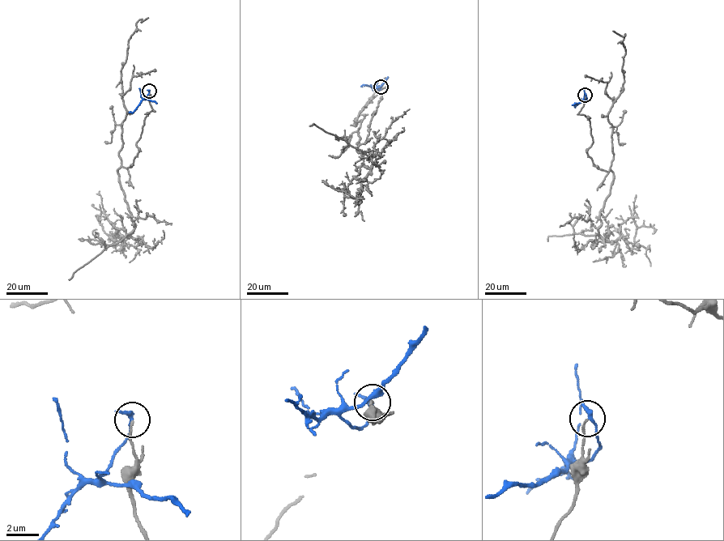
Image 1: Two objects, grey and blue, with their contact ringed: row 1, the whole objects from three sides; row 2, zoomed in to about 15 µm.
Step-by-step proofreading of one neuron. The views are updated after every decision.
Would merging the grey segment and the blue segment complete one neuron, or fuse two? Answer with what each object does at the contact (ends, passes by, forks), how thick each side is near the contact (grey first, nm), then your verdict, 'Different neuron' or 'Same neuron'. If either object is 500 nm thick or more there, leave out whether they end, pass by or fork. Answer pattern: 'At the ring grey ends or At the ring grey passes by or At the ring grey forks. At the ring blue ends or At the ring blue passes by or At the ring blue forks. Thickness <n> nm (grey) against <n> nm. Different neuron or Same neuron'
At the ring grey ends. At the ring blue passes by. Thickness 110 nm (grey) against 220 nm. Different neuron

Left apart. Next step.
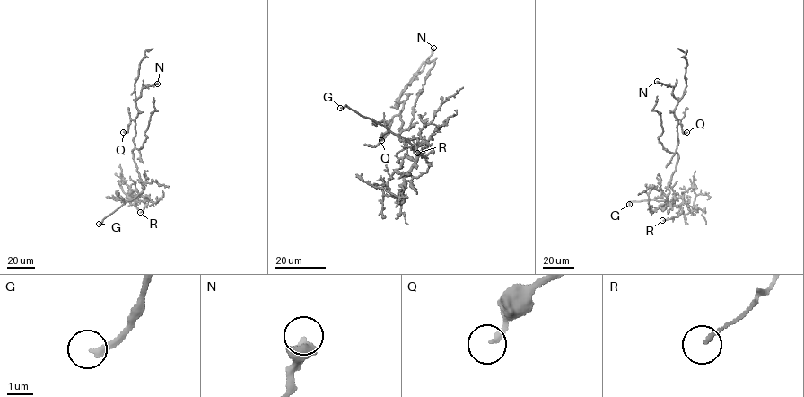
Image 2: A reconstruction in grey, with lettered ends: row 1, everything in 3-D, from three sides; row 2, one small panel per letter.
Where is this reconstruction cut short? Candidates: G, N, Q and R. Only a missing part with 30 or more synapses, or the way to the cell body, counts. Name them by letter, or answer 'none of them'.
G

